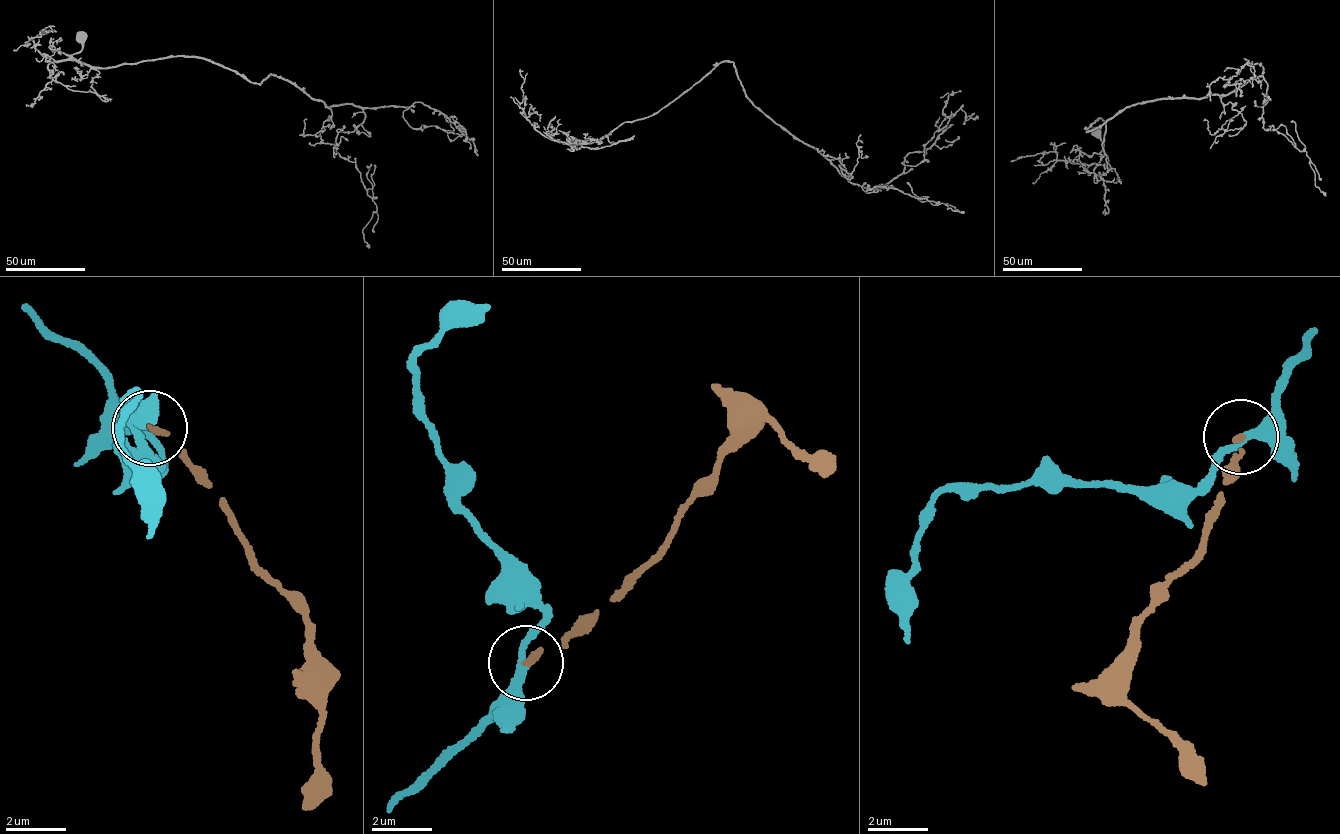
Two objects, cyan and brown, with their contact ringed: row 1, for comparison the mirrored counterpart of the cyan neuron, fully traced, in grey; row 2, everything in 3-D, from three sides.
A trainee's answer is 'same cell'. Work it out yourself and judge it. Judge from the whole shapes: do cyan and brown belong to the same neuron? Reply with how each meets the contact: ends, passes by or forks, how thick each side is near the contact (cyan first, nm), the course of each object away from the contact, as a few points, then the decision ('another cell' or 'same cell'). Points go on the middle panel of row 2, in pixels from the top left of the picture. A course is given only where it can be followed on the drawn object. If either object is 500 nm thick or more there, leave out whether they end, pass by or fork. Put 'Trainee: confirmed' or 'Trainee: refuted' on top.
Trainee: confirmed
cyan passes by; brown ends; calibres 260 and 200 nm; course cyan (528, 664), (540, 606), (458, 502), (413, 358), (491, 302); course brown (528, 664), (610, 602), (705, 496), (744, 432), (766, 421), (828, 478); same cell

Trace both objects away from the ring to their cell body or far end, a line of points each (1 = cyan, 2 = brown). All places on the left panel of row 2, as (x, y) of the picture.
1: (150, 430), (159, 467), (126, 423), (144, 391), (122, 424), (156, 534)
2: (150, 430), (222, 496), (243, 554), (294, 603), (316, 671), (316, 714), (306, 809)

